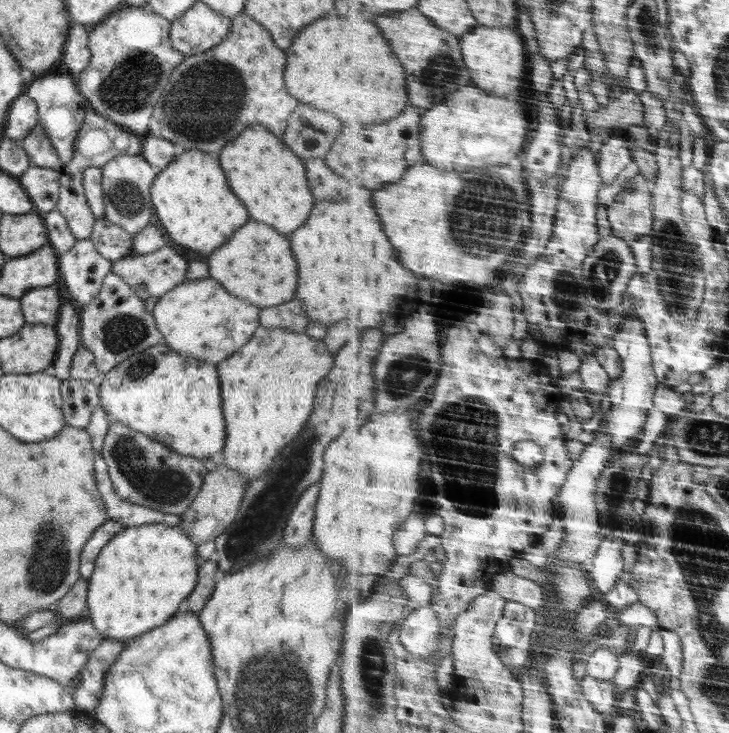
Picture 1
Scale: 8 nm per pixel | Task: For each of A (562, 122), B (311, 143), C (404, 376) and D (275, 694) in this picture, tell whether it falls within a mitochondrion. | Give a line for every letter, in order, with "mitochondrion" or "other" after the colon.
A: other
B: other
C: mitochondrion
D: mitochondrion

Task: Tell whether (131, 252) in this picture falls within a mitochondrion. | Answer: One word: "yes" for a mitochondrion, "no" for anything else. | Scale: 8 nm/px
no

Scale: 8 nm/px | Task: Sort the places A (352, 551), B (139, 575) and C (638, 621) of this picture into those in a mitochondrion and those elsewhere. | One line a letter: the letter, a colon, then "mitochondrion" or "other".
A: other
B: other
C: other

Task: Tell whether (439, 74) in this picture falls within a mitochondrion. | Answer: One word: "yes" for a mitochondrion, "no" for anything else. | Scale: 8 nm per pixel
yes

